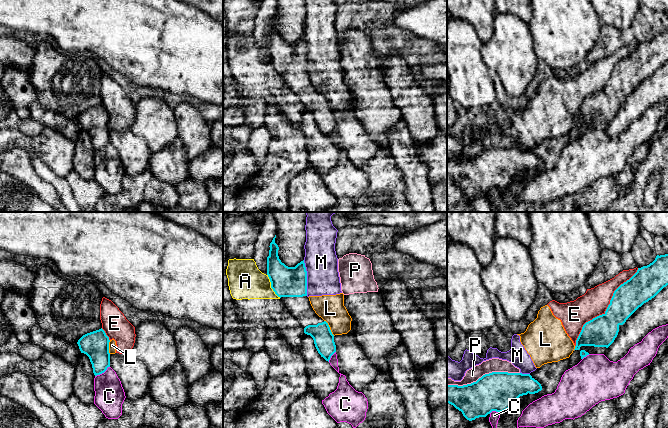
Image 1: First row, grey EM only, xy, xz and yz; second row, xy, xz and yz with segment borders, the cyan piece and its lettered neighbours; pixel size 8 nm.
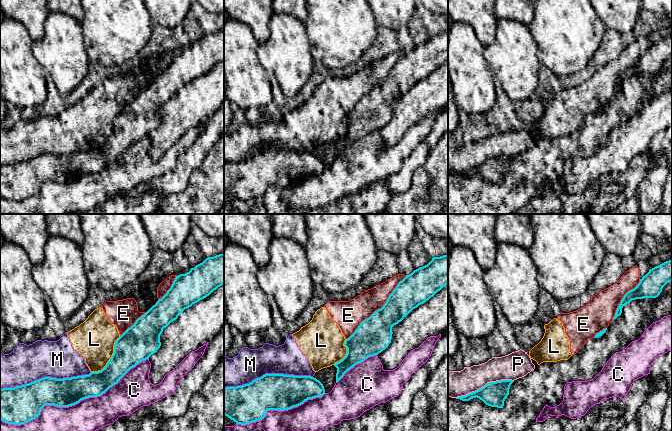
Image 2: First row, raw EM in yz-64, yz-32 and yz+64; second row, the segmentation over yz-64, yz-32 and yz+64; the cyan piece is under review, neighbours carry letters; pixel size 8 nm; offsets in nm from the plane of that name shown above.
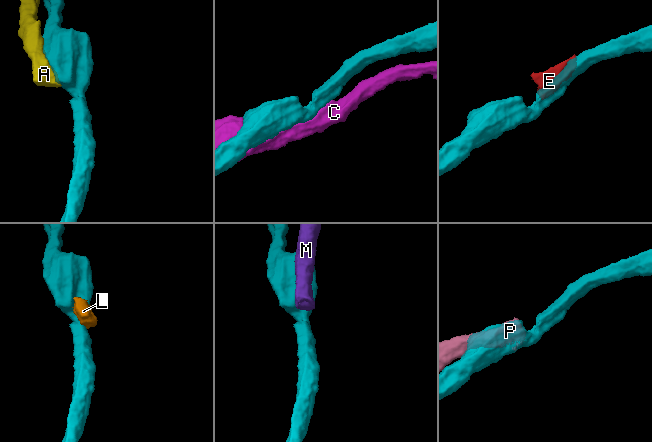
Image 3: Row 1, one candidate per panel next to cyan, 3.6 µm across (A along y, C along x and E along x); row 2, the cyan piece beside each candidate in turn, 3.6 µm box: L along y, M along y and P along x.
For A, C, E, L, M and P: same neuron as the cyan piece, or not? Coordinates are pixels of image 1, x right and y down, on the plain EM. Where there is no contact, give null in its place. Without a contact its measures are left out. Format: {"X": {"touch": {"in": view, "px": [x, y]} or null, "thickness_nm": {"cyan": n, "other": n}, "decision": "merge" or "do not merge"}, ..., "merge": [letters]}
{"A": {"touch": {"in": "xz", "px": [271, 62]}, "thickness_nm": {"cyan": 240, "other": 280}, "decision": "do not merge"}, "C": {"touch": {"in": "xy", "px": [102, 148]}, "thickness_nm": {"cyan": 220, "other": 240}, "decision": "do not merge"}, "E": {"touch": {"in": "yz", "px": [606, 86]}, "thickness_nm": {"cyan": 240, "other": 220}, "decision": "do not merge"}, "L": {"touch": {"in": "xz", "px": [329, 104]}, "thickness_nm": {"cyan": 160, "other": 220}, "decision": "do not merge"}, "M": {"touch": {"in": "xz", "px": [306, 54]}, "thickness_nm": {"cyan": 240, "other": 260}, "decision": "do not merge"}, "P": {"touch": {"in": "yz", "px": [483, 151]}, "thickness_nm": {"cyan": 320, "other": 110}, "decision": "do not merge"}, "merge": []}

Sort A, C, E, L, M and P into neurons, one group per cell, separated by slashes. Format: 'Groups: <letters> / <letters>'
Groups: A / C / E L M / P

